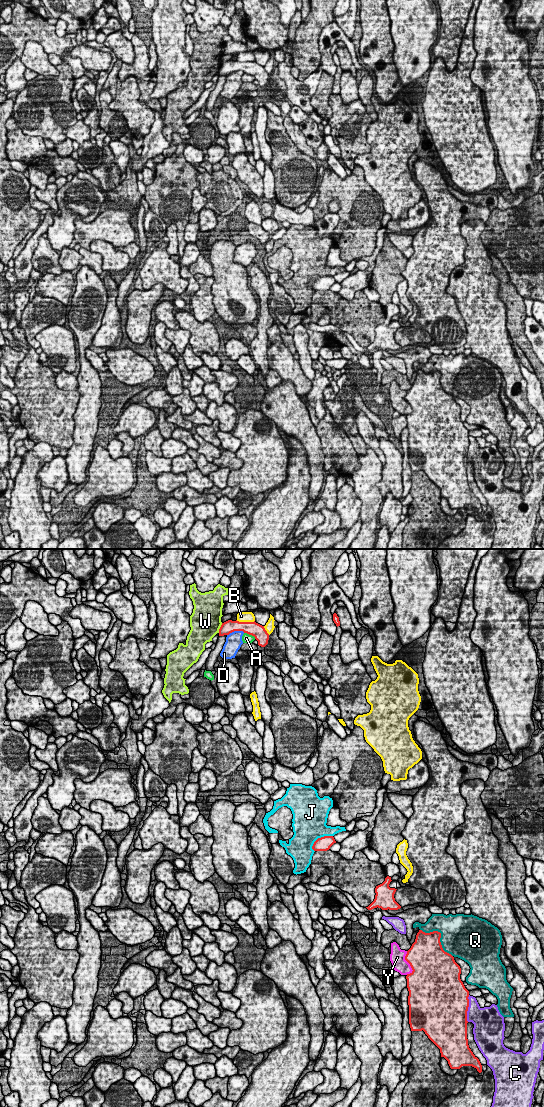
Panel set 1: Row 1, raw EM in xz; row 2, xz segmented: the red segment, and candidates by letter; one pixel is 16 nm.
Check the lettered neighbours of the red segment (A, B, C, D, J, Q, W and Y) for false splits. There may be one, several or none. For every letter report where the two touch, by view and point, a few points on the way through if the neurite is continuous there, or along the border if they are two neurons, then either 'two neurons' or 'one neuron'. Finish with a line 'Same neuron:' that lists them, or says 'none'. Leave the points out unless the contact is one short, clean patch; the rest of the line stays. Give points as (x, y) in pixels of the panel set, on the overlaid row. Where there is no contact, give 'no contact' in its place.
A: xz (250, 634) | two neurons
B: xz (245, 622) | two neurons
C: xz (467, 1008) | two neurons
D: xz (235, 630) | two neurons
J: xz (321, 837) | two neurons
Q: xz (440, 936) | two neurons
W: xz (220, 628) | two neurons
Y: xz (408, 962) | two neurons
Same neuron: none

